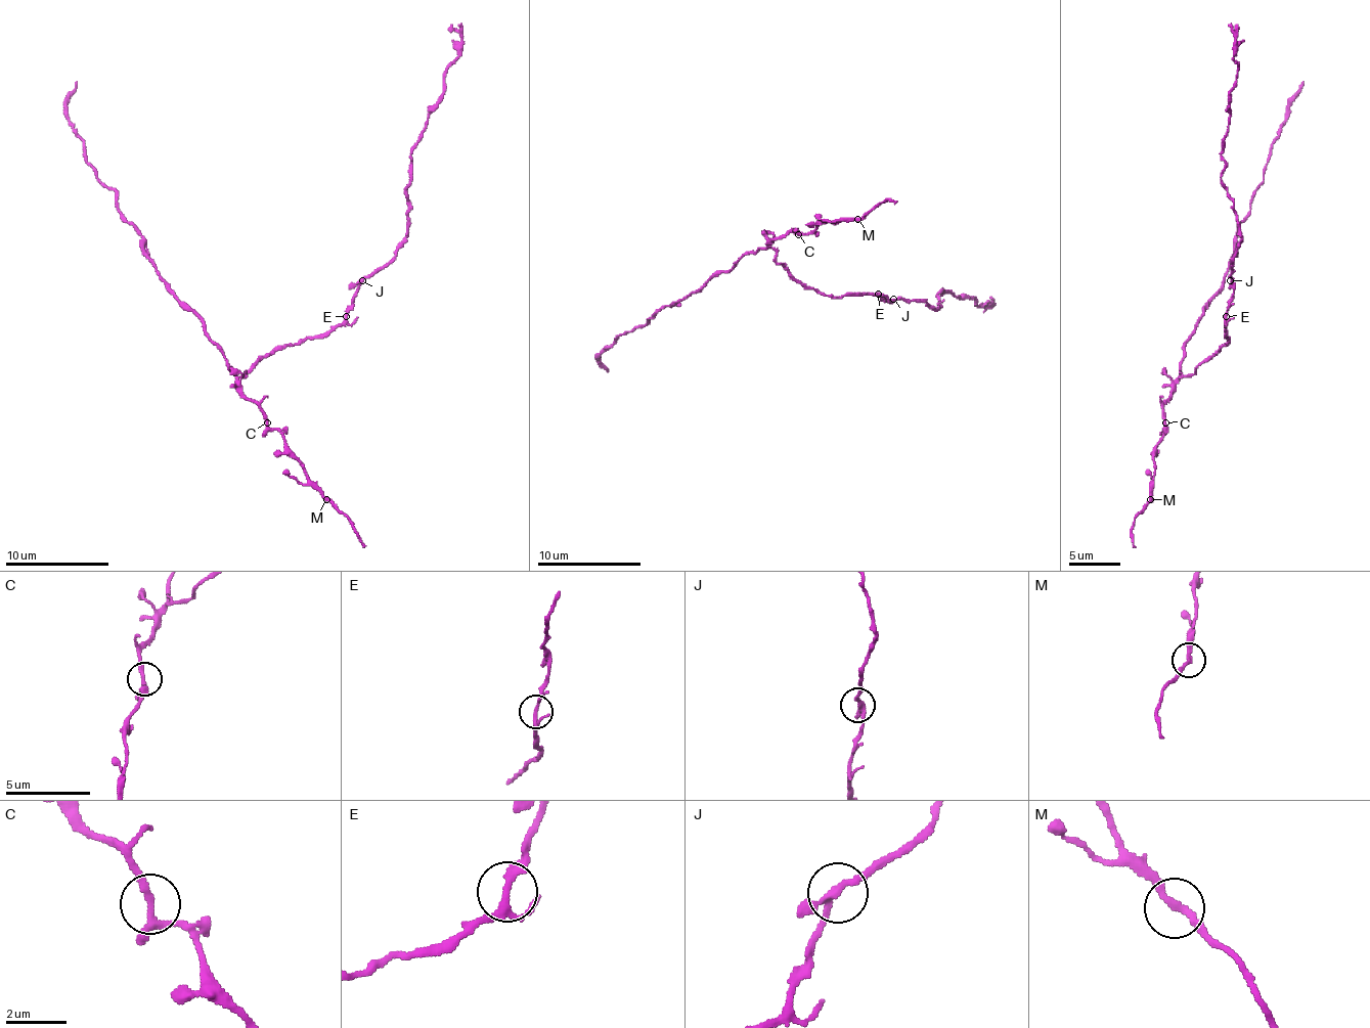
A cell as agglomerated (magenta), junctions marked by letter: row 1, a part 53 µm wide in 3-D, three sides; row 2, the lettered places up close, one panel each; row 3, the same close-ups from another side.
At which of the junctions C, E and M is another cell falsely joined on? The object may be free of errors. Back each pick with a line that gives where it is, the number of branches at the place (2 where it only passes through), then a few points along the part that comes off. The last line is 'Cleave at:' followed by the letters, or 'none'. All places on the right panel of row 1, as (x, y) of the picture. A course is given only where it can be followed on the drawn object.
Cleave at: none

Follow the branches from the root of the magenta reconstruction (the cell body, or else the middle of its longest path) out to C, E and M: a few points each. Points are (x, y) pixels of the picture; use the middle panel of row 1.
C: (803, 288), (775, 260), (775, 250), (769, 244), (791, 231), (798, 234)
E: (803, 288), (813, 288), (827, 296), (878, 294)
M: (803, 288), (775, 260), (775, 250), (769, 244), (791, 231), (811, 234), (827, 221), (834, 224), (857, 219)

